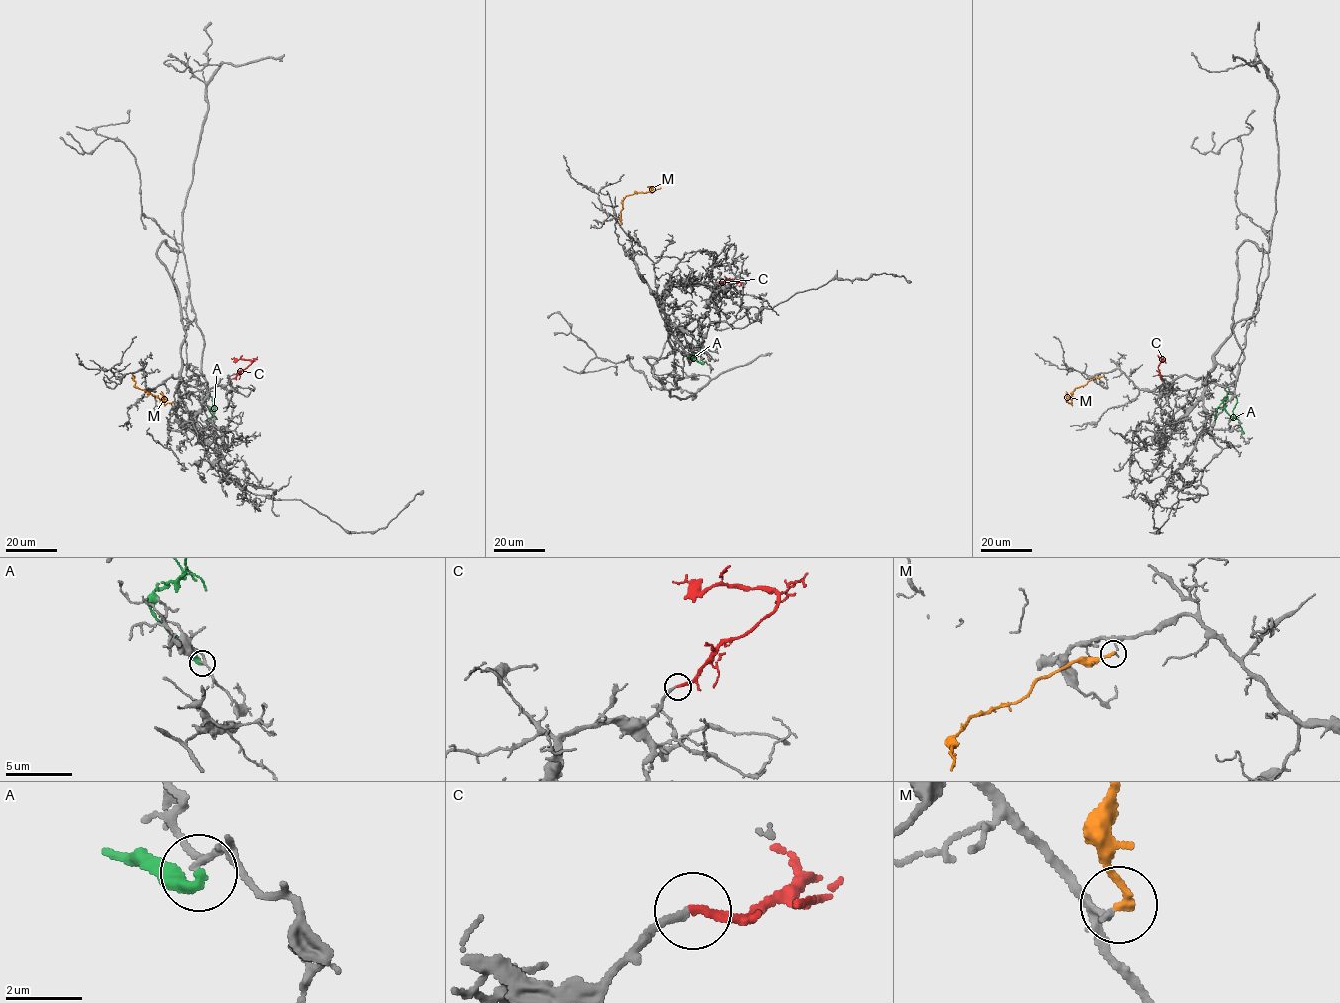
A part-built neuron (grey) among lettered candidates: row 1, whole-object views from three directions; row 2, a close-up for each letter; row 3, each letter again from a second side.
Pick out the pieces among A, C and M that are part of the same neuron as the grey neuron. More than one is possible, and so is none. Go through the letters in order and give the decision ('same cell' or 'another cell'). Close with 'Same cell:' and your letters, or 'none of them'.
A: another cell
C: same cell
M: another cell
Same cell: C

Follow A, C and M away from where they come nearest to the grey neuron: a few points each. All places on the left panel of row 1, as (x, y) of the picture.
A: (216, 433), (206, 420), (213, 415), (213, 402), (213, 419)
C: (232, 379), (251, 361), (231, 358)
M: (133, 376), (135, 386), (139, 389), (157, 396), (165, 404), (173, 401)

